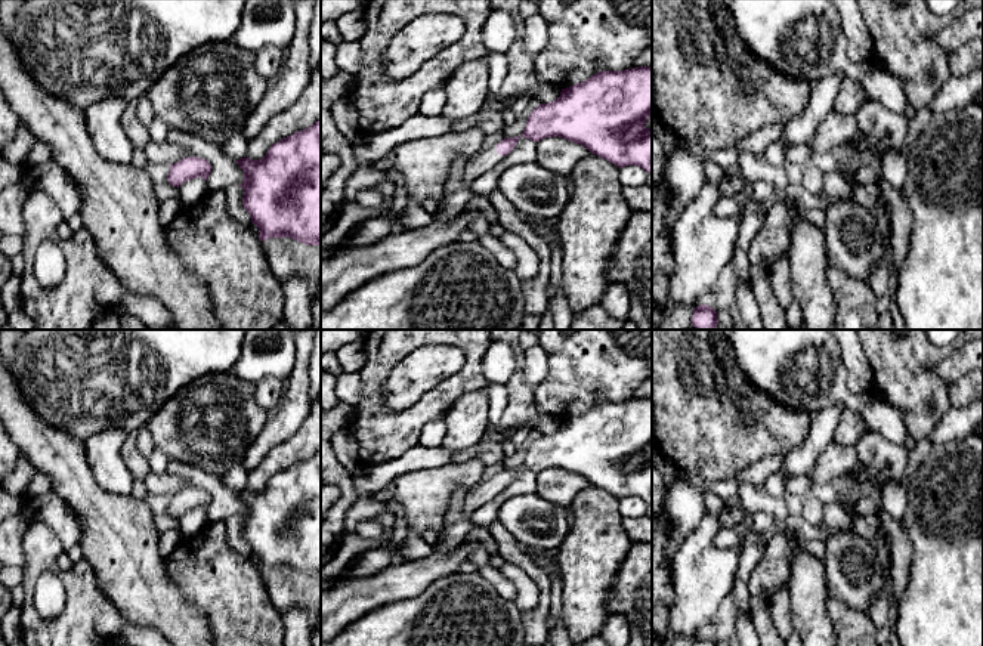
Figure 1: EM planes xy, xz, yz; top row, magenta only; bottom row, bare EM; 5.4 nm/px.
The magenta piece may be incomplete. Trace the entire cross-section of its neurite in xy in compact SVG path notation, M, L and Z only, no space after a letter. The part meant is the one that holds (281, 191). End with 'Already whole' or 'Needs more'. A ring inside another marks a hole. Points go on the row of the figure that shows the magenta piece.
M321 120L273 143L262 160L244 157L235 161L244 171L244 182L238 185L244 189L242 205L259 228L259 239L288 237L306 245L321 245Z. Already whole

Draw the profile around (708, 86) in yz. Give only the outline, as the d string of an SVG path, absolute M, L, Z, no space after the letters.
M652 0L652 101L659 120L710 151L733 149L754 132L788 123L809 105L813 86L773 69L754 55L736 31L729 0Z

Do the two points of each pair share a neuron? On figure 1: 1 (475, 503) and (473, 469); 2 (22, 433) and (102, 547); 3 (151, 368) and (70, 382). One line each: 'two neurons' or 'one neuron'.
1: two neurons
2: one neuron
3: one neuron

